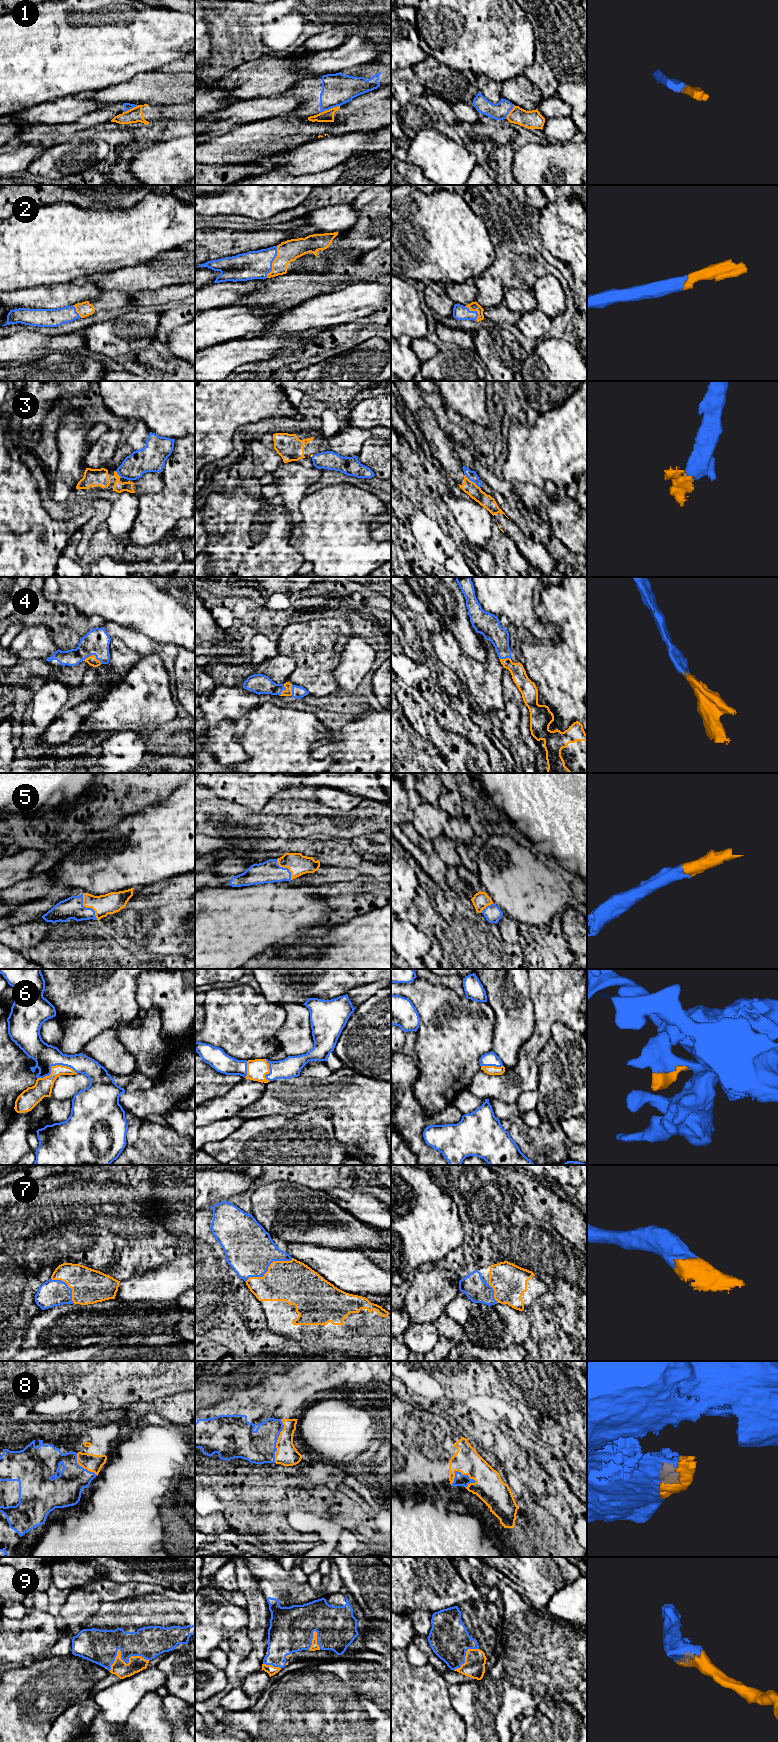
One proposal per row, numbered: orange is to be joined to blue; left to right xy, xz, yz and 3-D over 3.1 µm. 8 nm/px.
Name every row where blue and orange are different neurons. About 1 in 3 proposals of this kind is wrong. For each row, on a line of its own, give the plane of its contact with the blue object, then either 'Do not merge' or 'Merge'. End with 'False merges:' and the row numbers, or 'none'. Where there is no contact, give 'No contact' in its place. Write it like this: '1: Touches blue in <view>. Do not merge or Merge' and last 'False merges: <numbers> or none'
1: Touches blue in xz. Do not merge
2: Touches blue in xz. Merge
3: Touches blue in yz. Do not merge
4: Touches blue in xy. Merge
5: Touches blue in xy. Merge
6: Touches blue in xy. Merge
7: Touches blue in xz. Merge
8: Touches blue in yz. Merge
9: Touches blue in xy. Merge
False merges: 1, 3

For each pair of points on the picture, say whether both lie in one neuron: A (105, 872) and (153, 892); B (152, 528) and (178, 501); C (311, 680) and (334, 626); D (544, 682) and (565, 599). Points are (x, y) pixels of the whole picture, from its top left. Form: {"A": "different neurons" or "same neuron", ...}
{"A": "different neurons", "B": "same neuron", "C": "same neuron", "D": "same neuron"}

